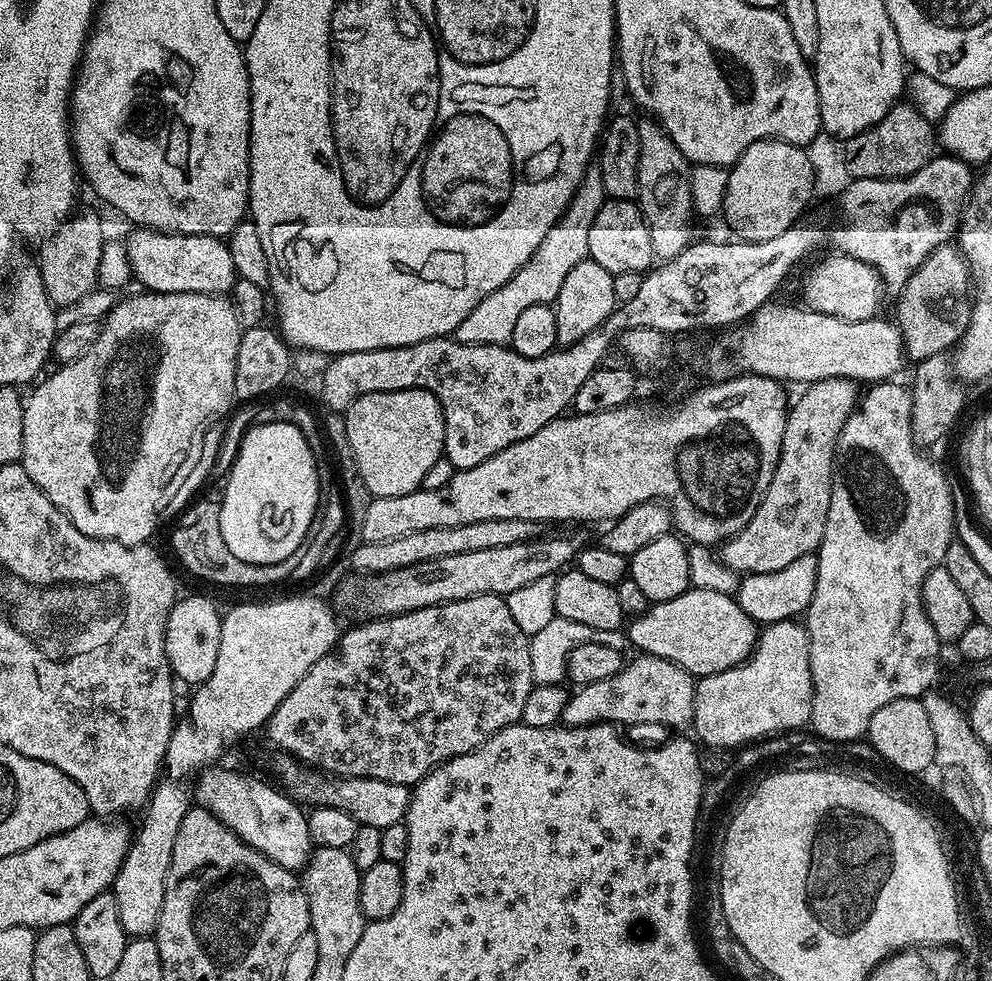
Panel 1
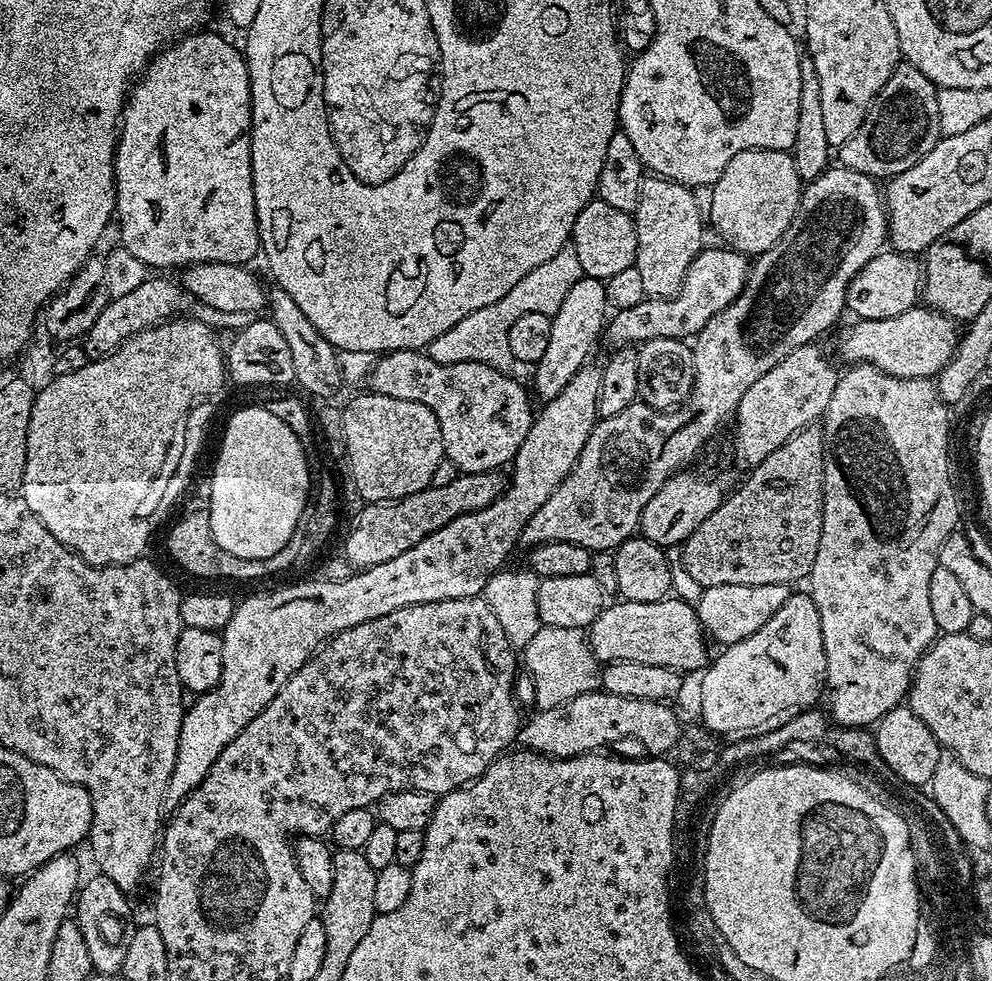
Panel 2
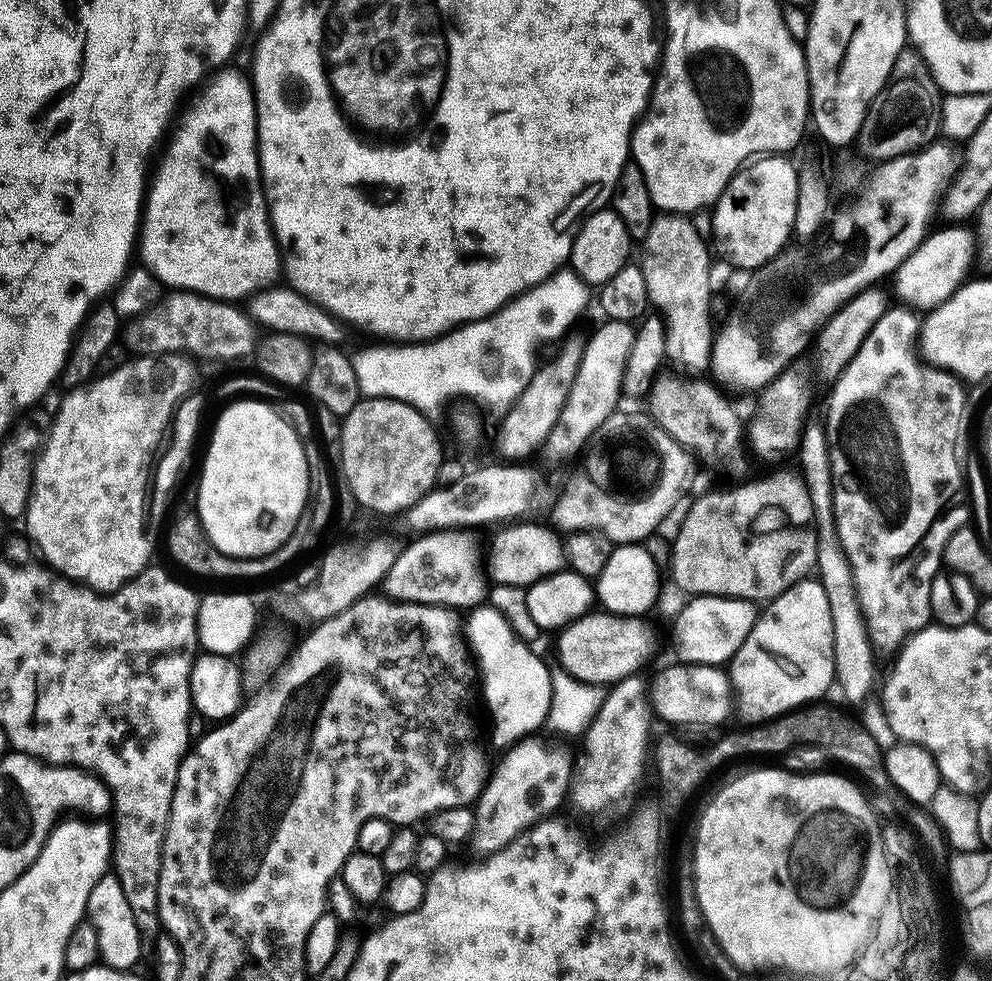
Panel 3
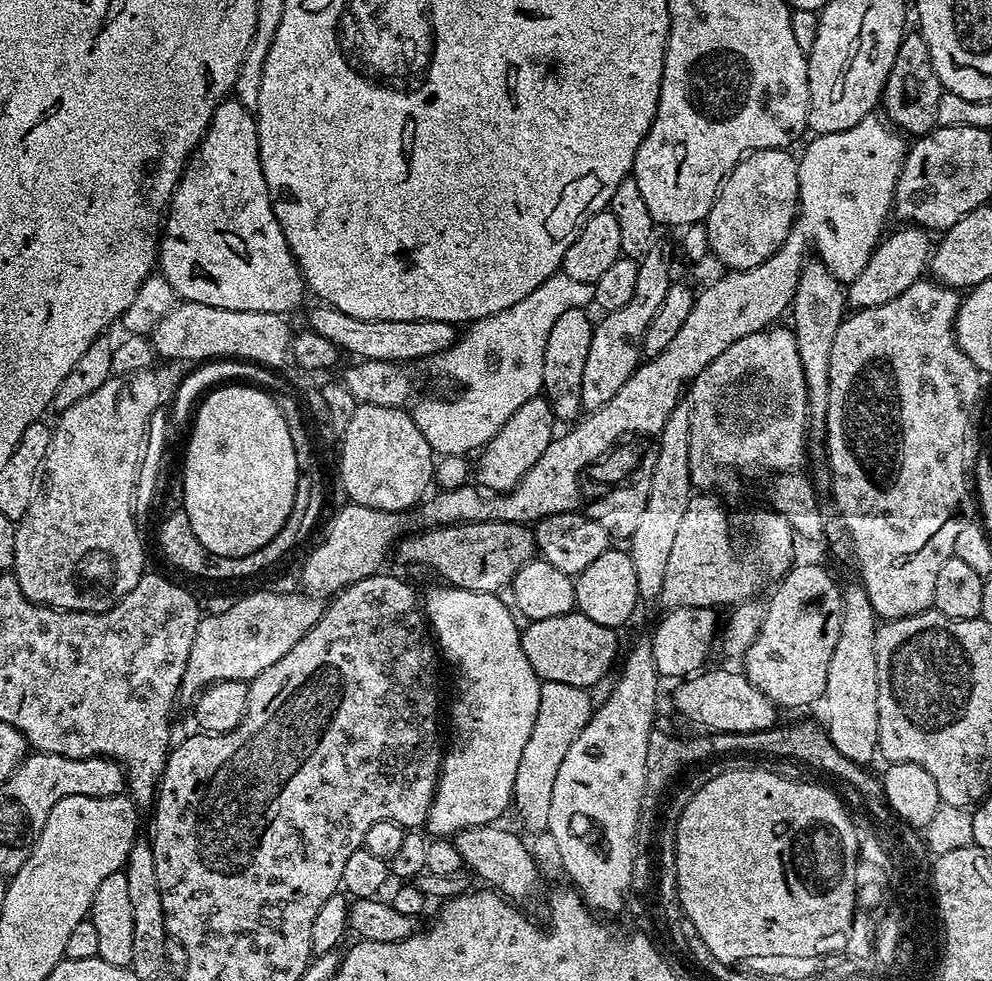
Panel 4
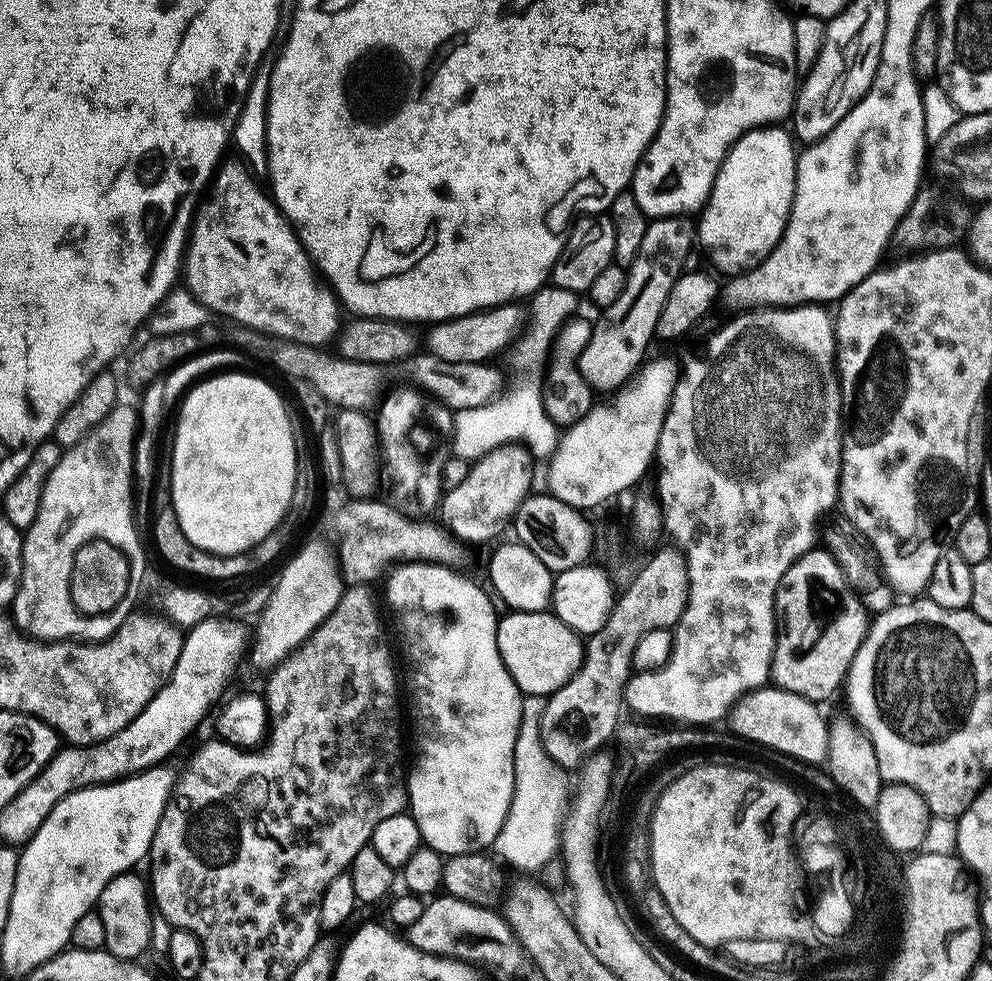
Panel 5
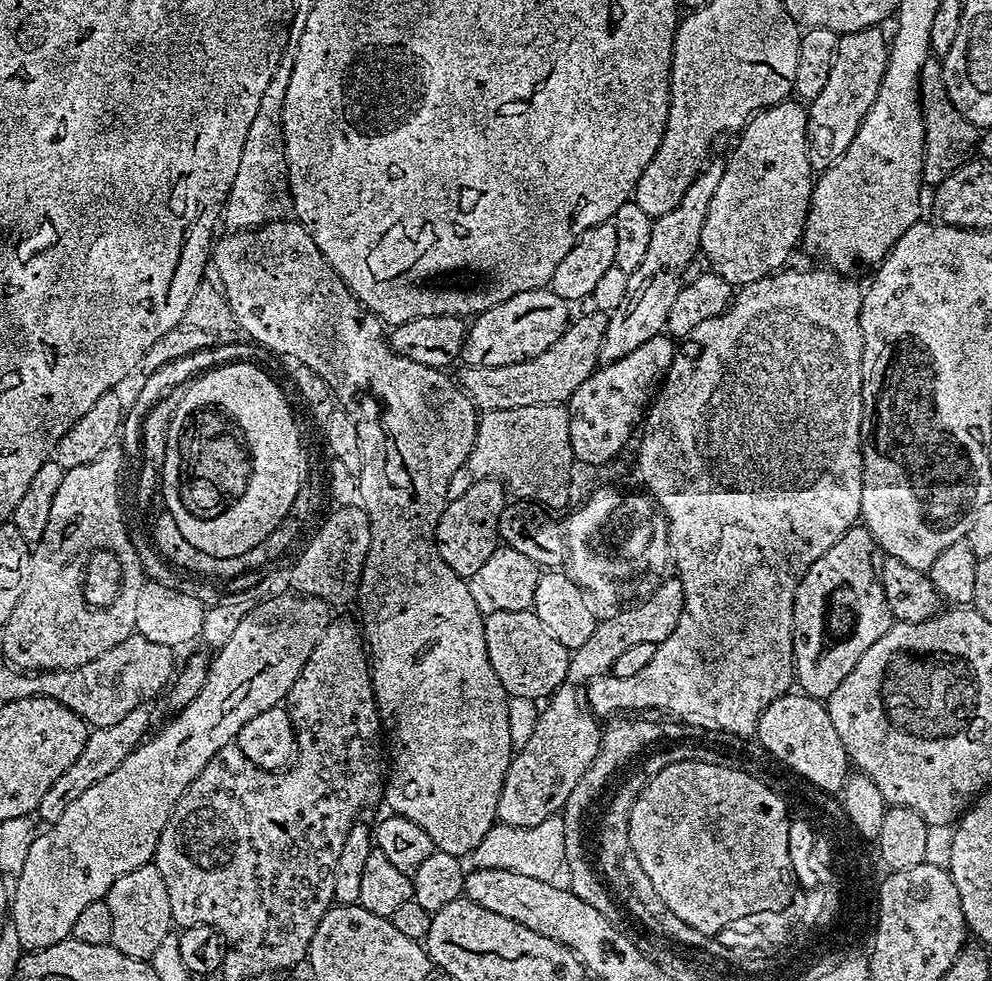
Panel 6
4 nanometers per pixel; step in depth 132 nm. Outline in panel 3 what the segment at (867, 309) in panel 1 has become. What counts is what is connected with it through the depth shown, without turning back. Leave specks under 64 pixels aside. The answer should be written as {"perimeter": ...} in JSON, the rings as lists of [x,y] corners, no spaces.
{"perimeter":[[[944,226],[941,232],[928,234],[924,240],[908,257],[901,262],[899,268],[894,273],[896,279],[896,296],[901,305],[907,306],[912,310],[931,310],[937,308],[942,302],[956,293],[956,289],[965,283],[966,277],[969,275],[968,266],[972,266],[974,262],[974,236],[971,231],[968,232],[964,226]]]}

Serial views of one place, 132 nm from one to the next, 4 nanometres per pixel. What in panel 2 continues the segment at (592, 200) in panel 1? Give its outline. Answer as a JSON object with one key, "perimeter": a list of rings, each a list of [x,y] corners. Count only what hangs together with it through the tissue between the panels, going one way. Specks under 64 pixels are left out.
{"perimeter":[[[570,246],[558,250],[550,262],[542,262],[538,270],[530,270],[510,294],[498,298],[498,302],[490,302],[490,306],[482,306],[482,310],[474,310],[474,314],[466,314],[458,326],[450,326],[446,334],[438,334],[434,342],[427,346],[427,354],[439,364],[453,364],[454,362],[482,362],[492,368],[508,370],[514,361],[510,352],[510,328],[522,314],[539,313],[553,316],[562,306],[566,294],[570,294],[570,286],[585,276],[582,262],[578,262],[578,254]]]}

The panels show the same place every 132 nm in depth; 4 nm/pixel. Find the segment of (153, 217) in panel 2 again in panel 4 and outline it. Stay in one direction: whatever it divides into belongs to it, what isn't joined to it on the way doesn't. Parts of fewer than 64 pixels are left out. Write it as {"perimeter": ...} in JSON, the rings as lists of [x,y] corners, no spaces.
{"perimeter":[[[225,98],[216,105],[200,145],[185,163],[162,220],[158,268],[181,301],[193,300],[222,310],[289,314],[306,297],[304,275],[288,249],[262,174],[256,121],[253,113],[235,98]]]}

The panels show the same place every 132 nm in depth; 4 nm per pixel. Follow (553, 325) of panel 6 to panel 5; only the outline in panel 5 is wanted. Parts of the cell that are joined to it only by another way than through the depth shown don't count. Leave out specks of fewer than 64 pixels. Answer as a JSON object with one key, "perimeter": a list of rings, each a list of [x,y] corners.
{"perimeter":[[[513,302],[500,304],[483,312],[471,312],[453,320],[437,320],[428,332],[427,355],[442,362],[474,362],[483,364],[501,352],[514,340],[522,326],[521,305]]]}

